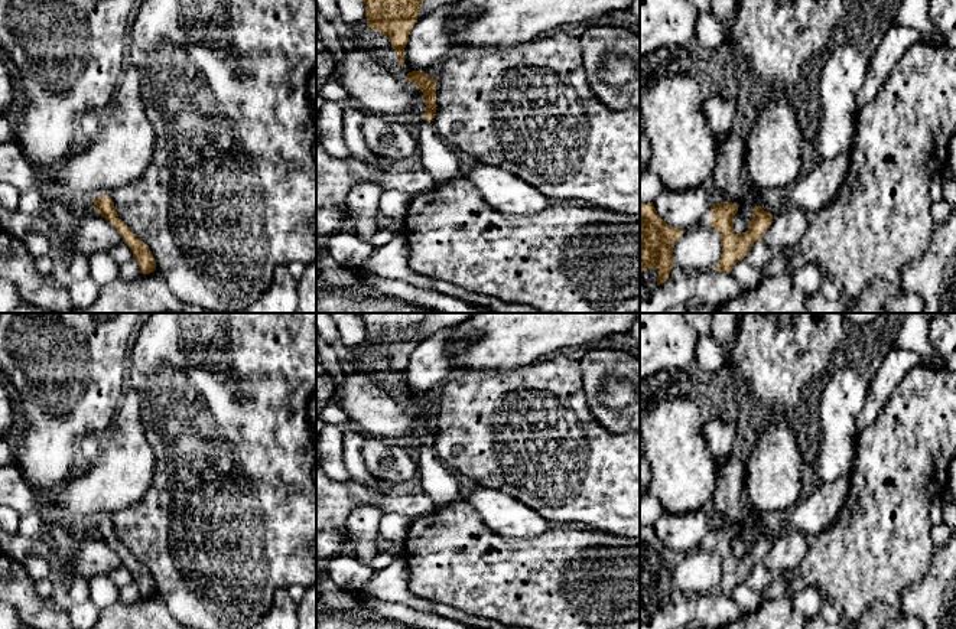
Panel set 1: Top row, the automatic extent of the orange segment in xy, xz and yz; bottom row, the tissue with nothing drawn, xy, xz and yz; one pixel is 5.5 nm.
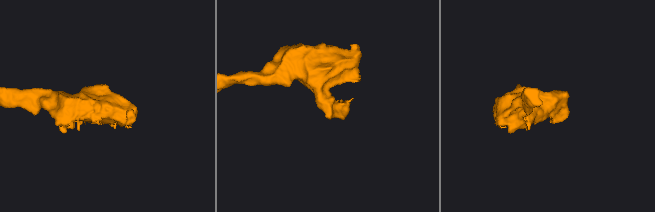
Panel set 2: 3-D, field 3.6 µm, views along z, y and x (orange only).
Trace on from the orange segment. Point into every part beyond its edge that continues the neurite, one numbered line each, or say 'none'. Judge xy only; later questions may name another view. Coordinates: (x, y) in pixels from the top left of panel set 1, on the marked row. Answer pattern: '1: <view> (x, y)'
none

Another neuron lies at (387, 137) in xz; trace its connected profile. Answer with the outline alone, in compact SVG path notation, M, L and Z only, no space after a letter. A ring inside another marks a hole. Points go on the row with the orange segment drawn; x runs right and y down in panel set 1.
M367 113L361 133L371 153L378 157L403 160L419 150L417 138L406 120Z

